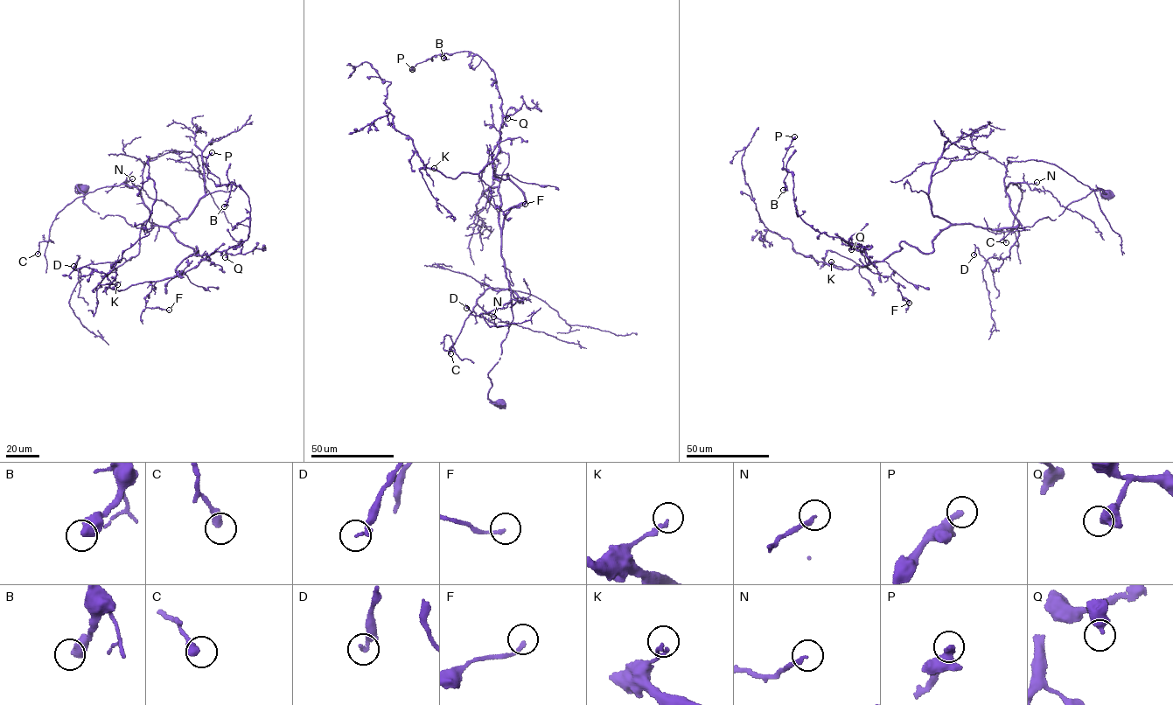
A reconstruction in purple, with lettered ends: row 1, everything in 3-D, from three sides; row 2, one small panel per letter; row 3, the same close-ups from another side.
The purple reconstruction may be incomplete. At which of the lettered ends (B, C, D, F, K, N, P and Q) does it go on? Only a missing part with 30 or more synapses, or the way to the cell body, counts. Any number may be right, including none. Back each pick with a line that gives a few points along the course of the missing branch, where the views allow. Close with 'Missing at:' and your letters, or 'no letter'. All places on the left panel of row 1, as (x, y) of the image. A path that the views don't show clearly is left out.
Missing at: no letter

